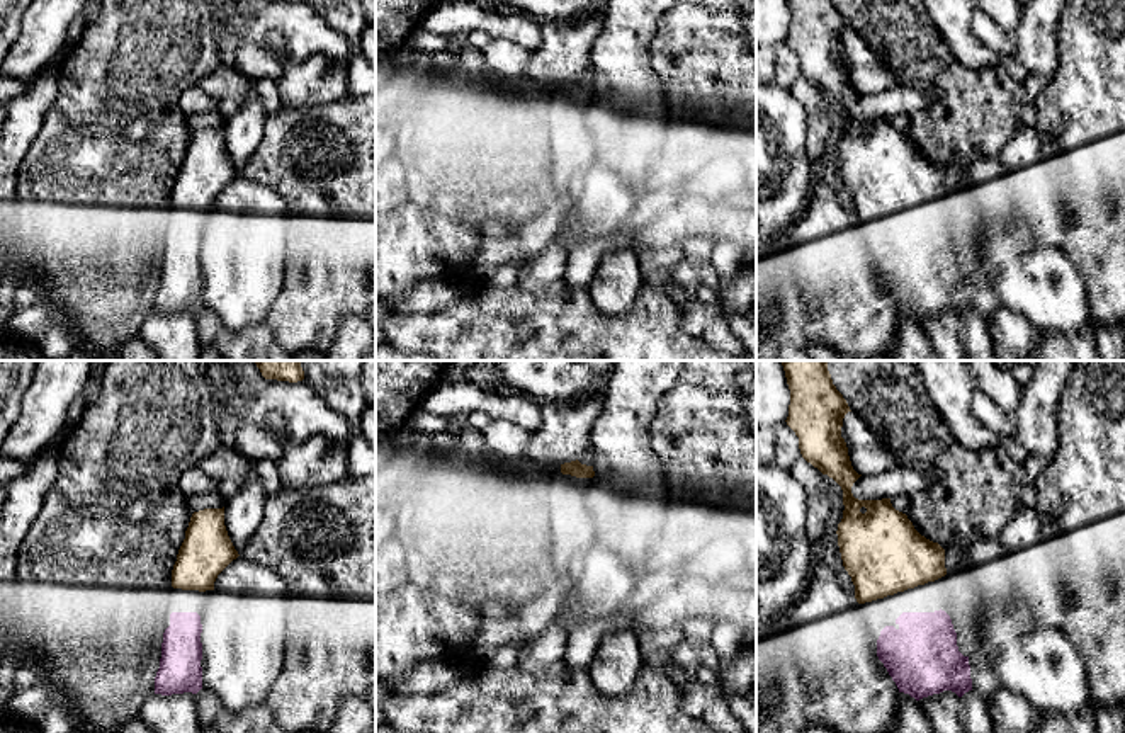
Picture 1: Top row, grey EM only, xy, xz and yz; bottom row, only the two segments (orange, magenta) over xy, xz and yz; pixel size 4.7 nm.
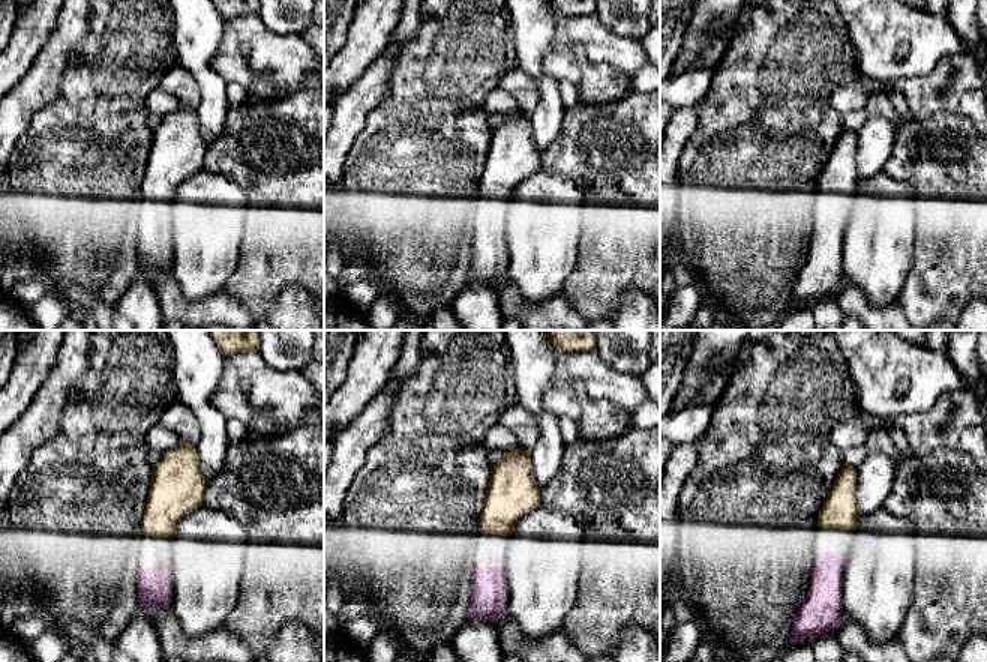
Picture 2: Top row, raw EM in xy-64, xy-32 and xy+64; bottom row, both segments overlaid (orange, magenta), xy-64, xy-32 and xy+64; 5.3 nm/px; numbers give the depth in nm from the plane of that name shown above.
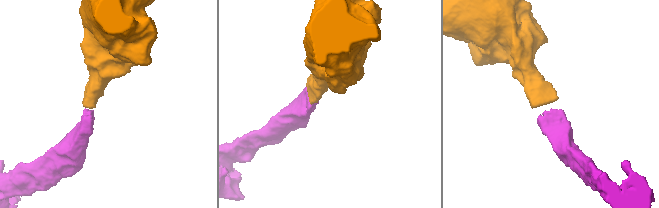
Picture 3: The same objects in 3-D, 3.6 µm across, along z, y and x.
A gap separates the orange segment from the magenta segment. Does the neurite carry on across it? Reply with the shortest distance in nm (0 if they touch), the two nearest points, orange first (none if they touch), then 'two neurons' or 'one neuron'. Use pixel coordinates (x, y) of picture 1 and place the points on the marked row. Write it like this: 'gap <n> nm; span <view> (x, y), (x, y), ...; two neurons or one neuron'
gap 100 nm; span yz (893, 594), (903, 613); one neuron

